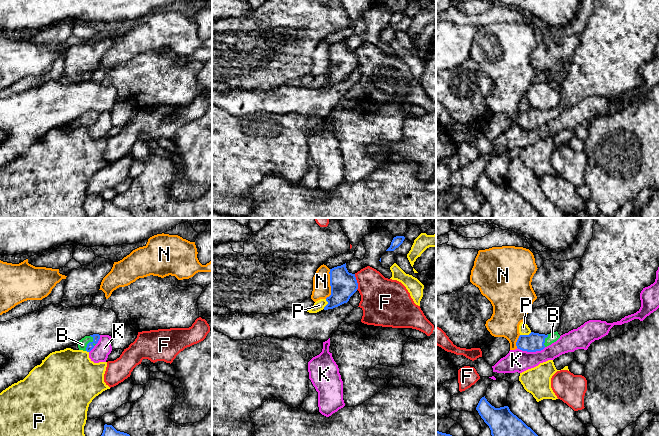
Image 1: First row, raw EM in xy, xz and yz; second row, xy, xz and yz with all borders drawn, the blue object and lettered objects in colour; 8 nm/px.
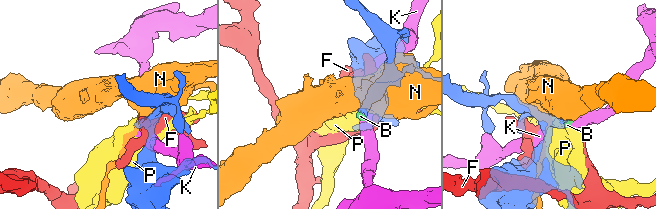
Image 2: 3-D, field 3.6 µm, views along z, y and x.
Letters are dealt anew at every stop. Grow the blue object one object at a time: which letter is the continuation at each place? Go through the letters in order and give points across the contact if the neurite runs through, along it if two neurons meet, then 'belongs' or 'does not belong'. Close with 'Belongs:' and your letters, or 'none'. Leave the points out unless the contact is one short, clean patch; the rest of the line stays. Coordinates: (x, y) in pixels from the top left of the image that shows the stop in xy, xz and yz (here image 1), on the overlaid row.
B: runs through xy (96, 337), (89, 342), (82, 344); belongs
F: does not belong
K: does not belong
N: does not belong
P: does not belong
Belongs: B

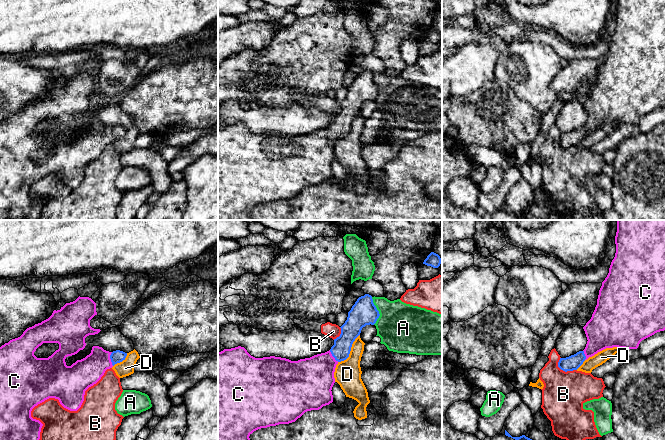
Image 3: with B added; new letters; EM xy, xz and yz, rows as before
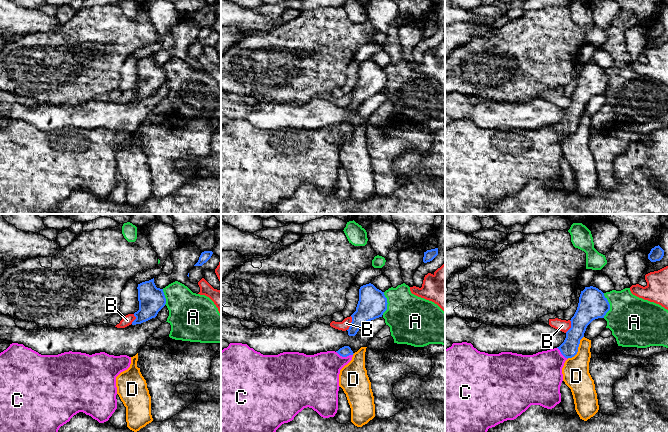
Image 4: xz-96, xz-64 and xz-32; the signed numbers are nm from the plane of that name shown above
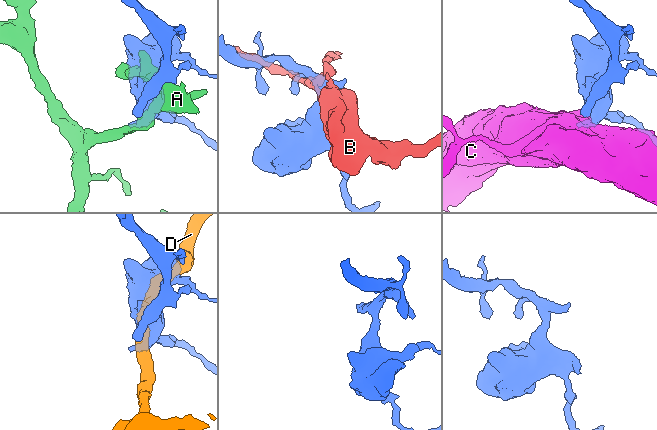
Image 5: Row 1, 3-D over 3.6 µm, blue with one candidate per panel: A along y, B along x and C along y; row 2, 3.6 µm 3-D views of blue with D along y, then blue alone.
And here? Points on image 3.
A: does not belong
B: does not belong
C: runs through xy (117, 356), (110, 358), (99, 360), (84, 373); belongs
D: does not belong
Belongs: C

